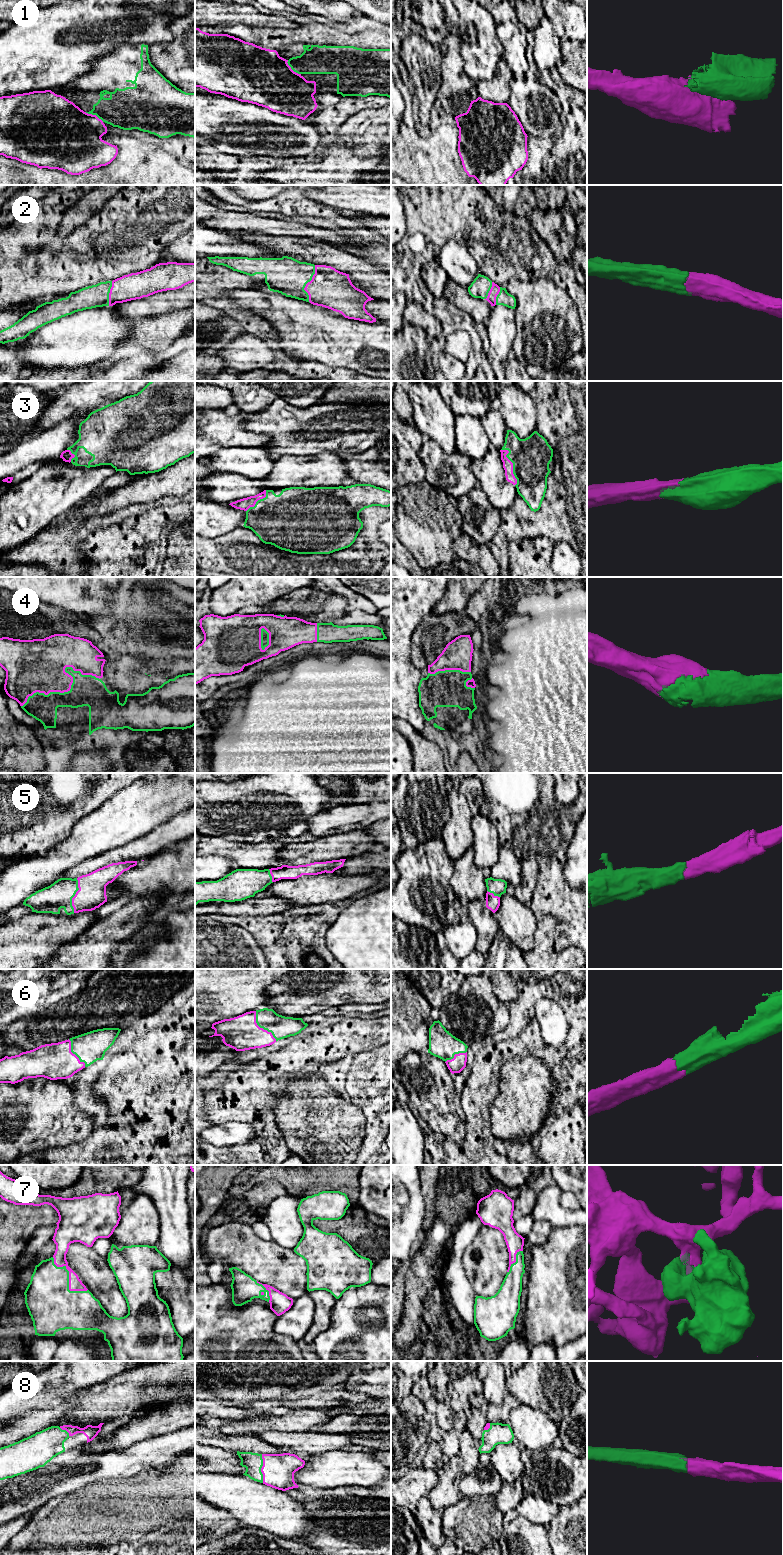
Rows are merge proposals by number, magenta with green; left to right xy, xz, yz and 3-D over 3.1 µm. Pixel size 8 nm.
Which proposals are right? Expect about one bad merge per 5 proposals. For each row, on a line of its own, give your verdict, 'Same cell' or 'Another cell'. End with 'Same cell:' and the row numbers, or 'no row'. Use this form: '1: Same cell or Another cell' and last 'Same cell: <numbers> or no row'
1: Another cell
2: Same cell
3: Same cell
4: Same cell
5: Same cell
6: Same cell
7: Same cell
8: Same cell
Same cell: 2, 3, 4, 5, 6, 7, 8

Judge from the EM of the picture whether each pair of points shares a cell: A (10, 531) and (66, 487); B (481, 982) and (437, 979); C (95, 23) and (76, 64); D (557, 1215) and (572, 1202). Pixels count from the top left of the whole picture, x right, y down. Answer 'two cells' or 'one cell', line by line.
A: one cell
B: two cells
C: one cell
D: two cells

